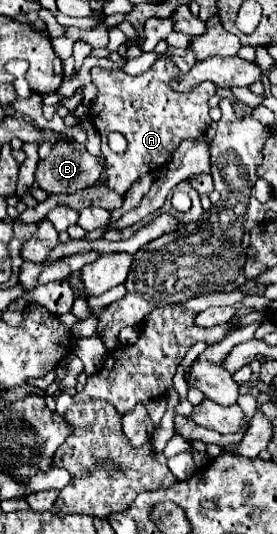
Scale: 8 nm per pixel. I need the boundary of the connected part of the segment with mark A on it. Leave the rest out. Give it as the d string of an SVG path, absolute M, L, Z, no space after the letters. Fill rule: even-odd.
M167 58L157 60L147 72L139 76L109 72L97 66L91 70L91 78L97 86L97 98L89 106L89 114L93 126L101 134L101 154L107 168L106 184L119 194L125 194L129 186L143 174L155 172L157 168L165 166L179 142L191 136L199 136L199 132L203 132L203 128L209 128L211 124L207 102L215 94L217 86L203 82L189 94L177 94L169 88L169 82L175 76L179 76L179 70ZM109 132L121 132L127 138L129 146L123 154L116 154L107 148Z

